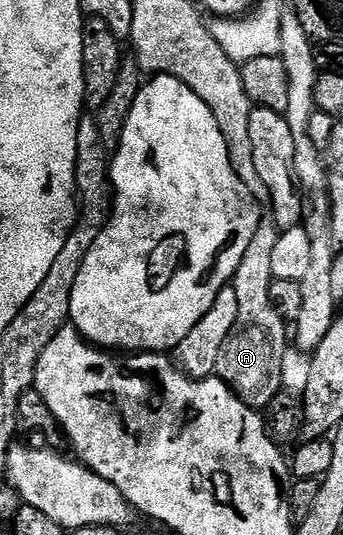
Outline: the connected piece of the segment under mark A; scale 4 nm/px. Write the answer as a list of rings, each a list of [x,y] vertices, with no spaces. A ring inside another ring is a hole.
[[[262,219],[258,222],[256,235],[240,259],[240,267],[234,273],[232,287],[236,291],[236,300],[240,306],[240,315],[232,327],[230,337],[220,351],[216,375],[245,405],[259,411],[274,401],[277,393],[283,392],[282,364],[288,352],[286,346],[287,322],[272,307],[270,288],[275,281],[272,275],[272,251],[276,248],[279,228],[273,220]]]

